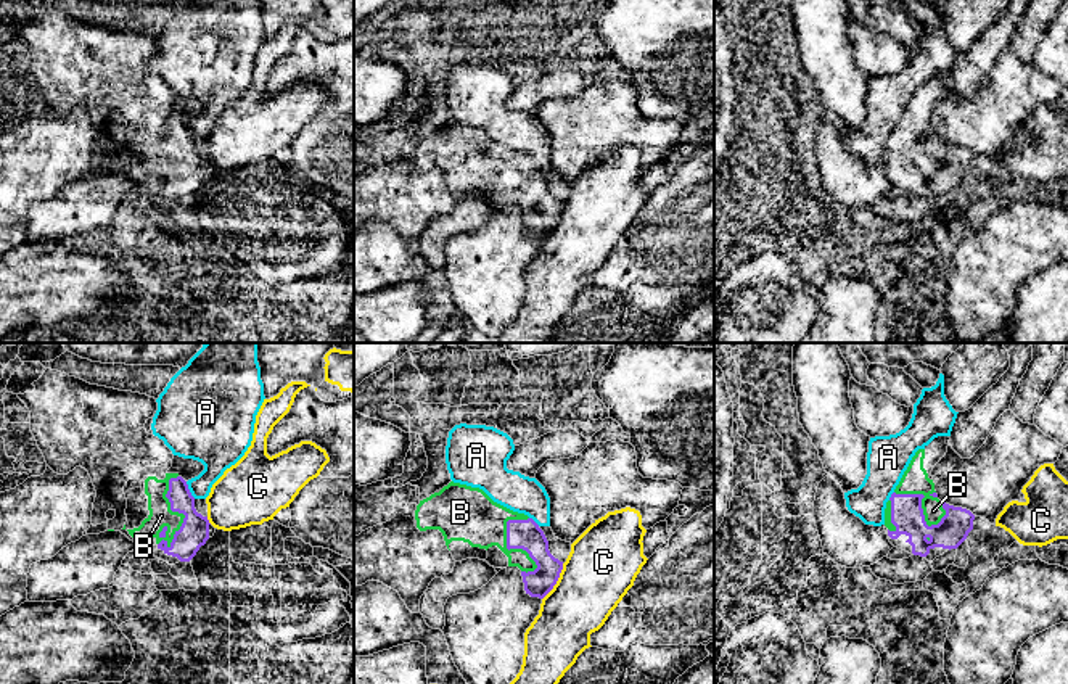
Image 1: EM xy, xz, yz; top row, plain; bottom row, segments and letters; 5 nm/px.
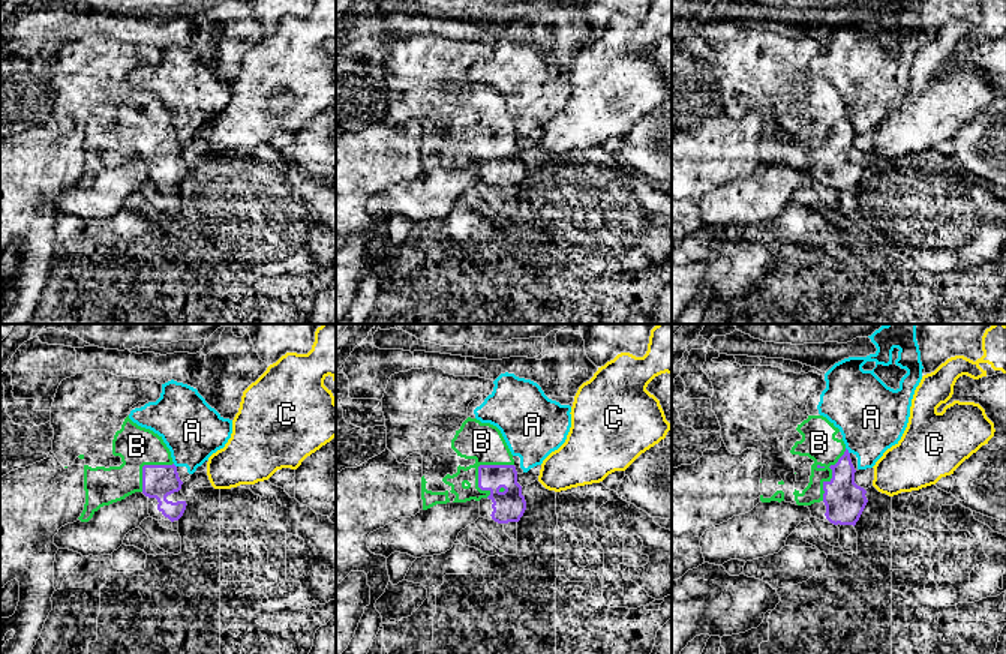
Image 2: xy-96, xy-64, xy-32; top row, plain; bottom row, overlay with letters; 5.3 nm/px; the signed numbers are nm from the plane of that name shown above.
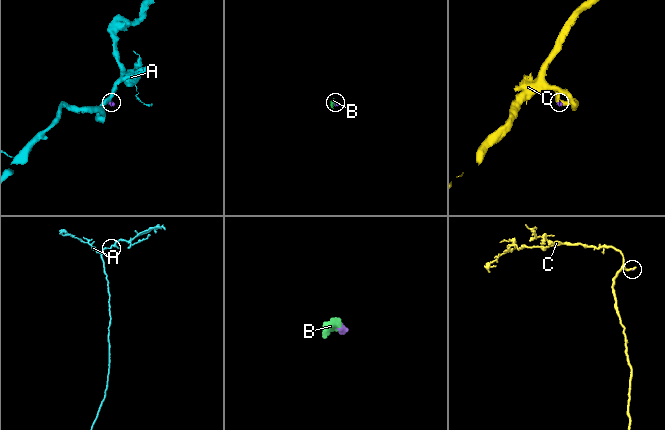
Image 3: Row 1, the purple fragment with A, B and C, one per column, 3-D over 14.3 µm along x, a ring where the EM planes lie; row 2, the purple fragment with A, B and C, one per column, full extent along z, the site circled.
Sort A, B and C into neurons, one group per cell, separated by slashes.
A / B / C

